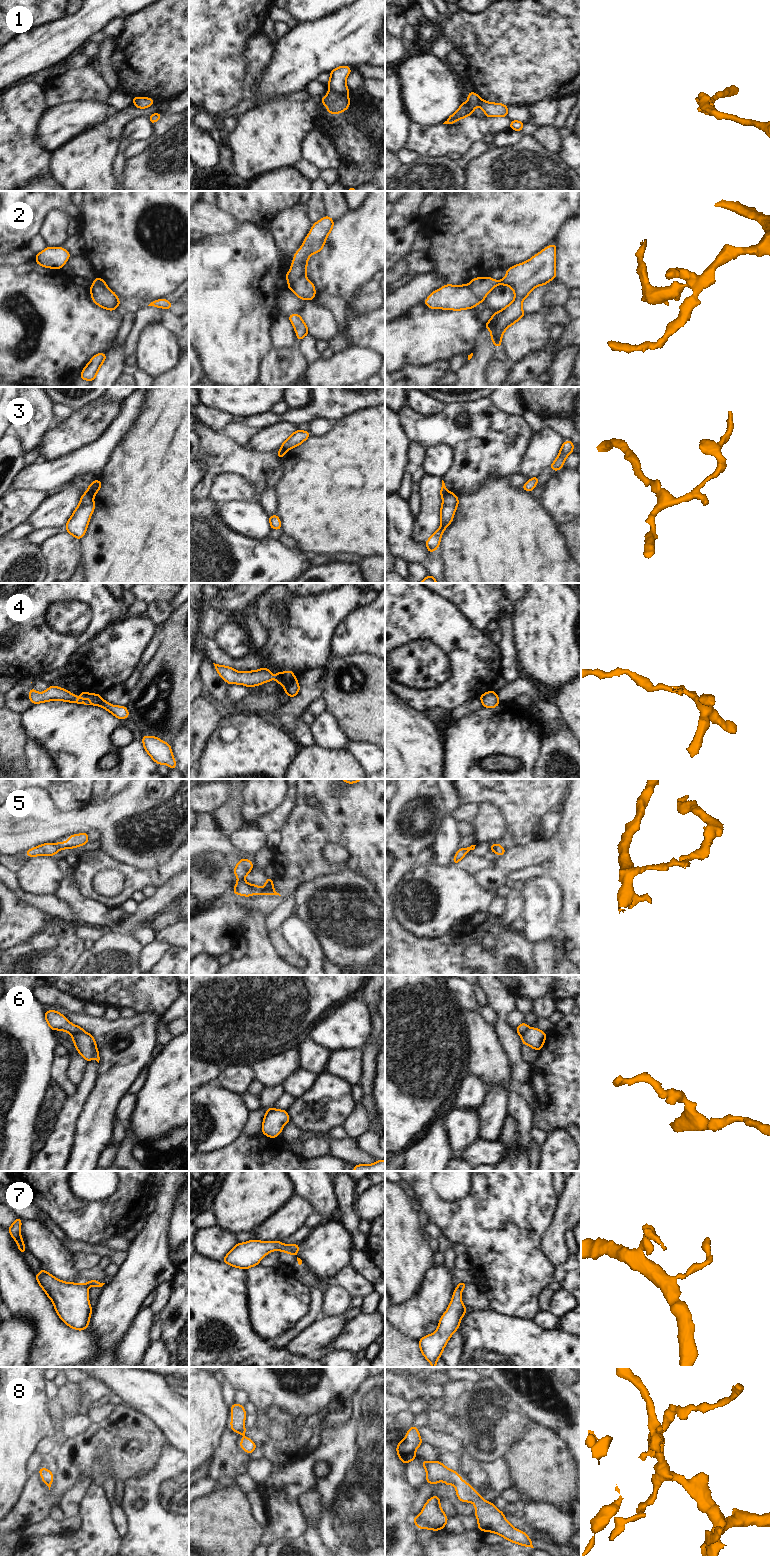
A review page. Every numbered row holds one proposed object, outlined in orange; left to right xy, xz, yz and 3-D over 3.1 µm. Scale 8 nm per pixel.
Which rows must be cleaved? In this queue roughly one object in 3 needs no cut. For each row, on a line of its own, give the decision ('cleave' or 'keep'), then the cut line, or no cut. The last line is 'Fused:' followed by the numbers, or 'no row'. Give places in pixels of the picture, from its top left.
1: cleave; cut xz (330, 88), (344, 94)
2: cleave; cut xy (90, 286), (103, 285), (107, 288)
3: cleave; cut xy (86, 492), (92, 497)
4: cleave; cut xz (296, 679), (284, 687)
5: cleave; cut xz (250, 885), (255, 892)
6: cleave; cut xy (83, 1030), (71, 1035)
7: keep; cut none
8: keep; cut none
Fused: 1, 2, 3, 4, 5, 6

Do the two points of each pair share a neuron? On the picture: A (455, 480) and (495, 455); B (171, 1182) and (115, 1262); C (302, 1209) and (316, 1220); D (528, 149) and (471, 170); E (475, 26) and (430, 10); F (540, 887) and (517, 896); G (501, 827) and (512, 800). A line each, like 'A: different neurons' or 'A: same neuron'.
A: same neuron
B: different neurons
C: different neurons
D: same neuron
E: different neurons
F: different neurons
G: different neurons

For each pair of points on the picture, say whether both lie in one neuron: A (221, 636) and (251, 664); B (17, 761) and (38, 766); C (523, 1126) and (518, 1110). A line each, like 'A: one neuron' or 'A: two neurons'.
A: two neurons
B: two neurons
C: one neuron

